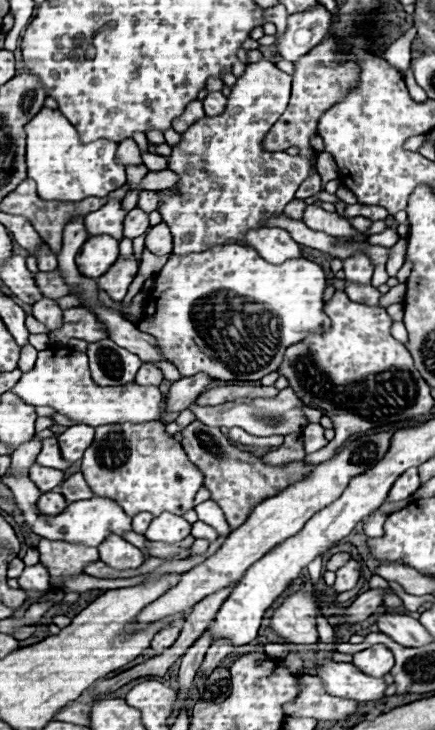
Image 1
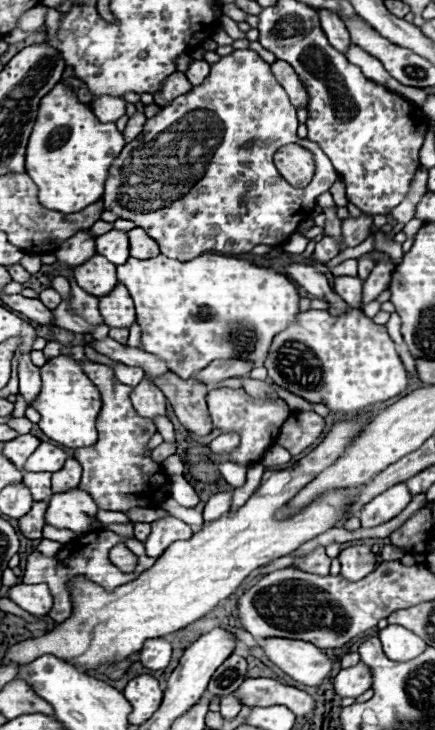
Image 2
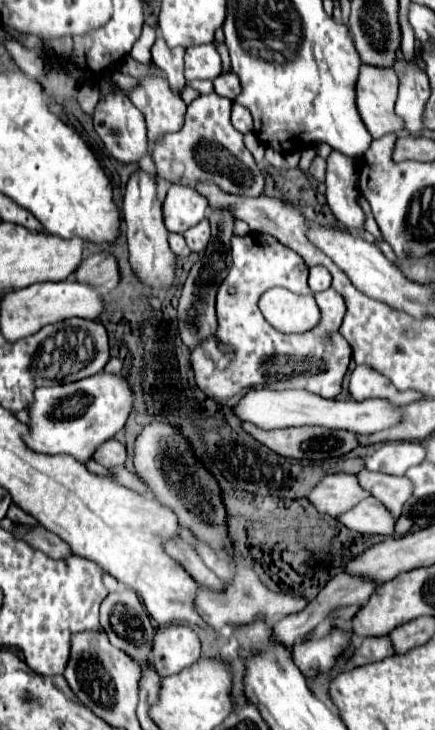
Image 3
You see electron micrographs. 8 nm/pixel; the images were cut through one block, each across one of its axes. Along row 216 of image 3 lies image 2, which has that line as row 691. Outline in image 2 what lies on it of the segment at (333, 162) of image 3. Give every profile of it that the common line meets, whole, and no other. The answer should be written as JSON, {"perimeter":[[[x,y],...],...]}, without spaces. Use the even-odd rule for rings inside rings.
{"perimeter":[[[358,662],[356,666],[340,670],[332,682],[338,696],[358,698],[362,692],[366,692],[372,686],[372,670],[364,662]]]}

